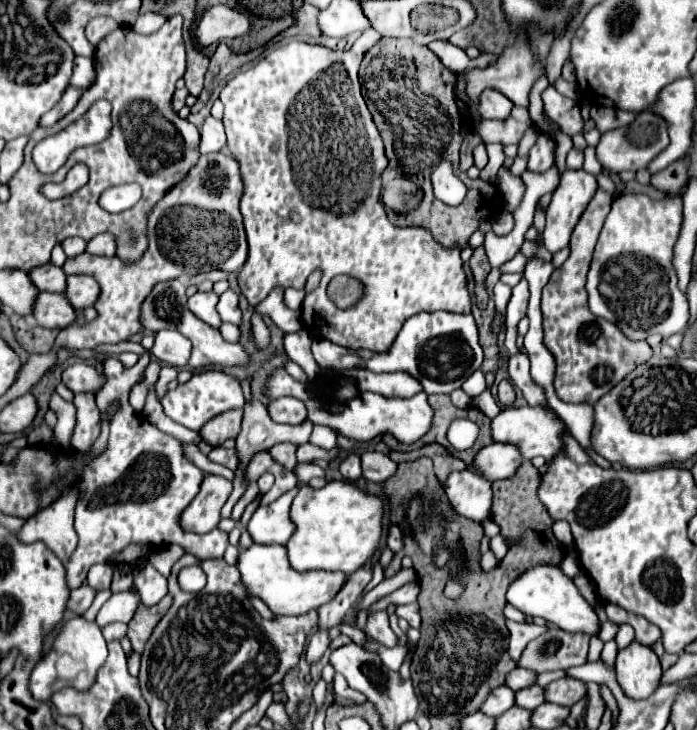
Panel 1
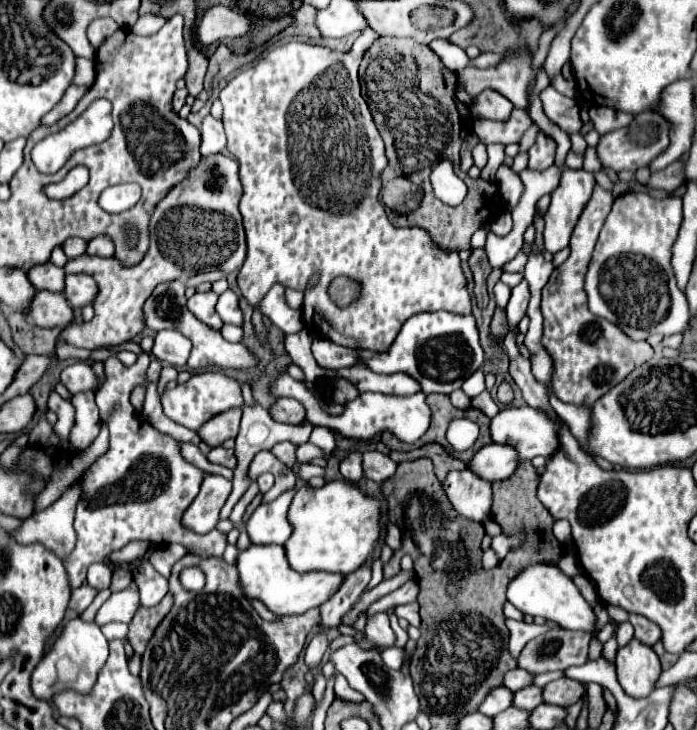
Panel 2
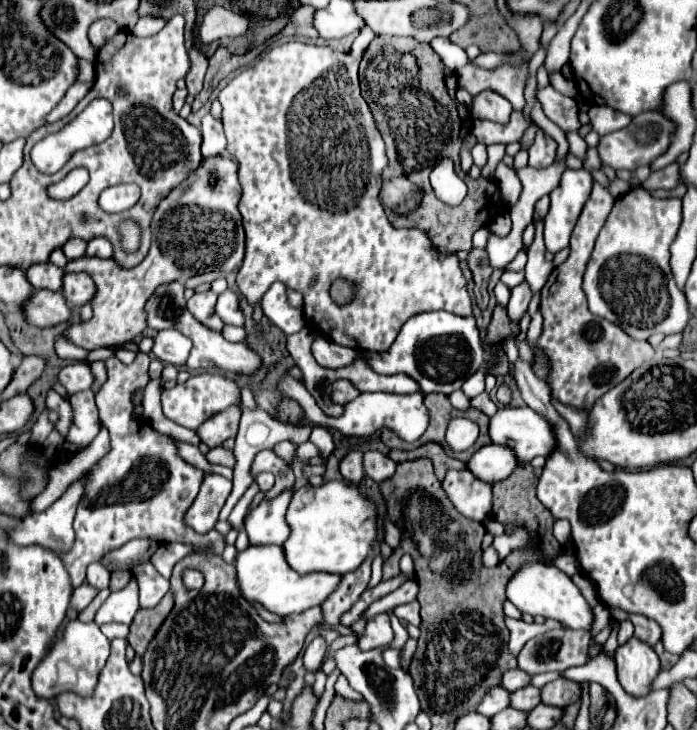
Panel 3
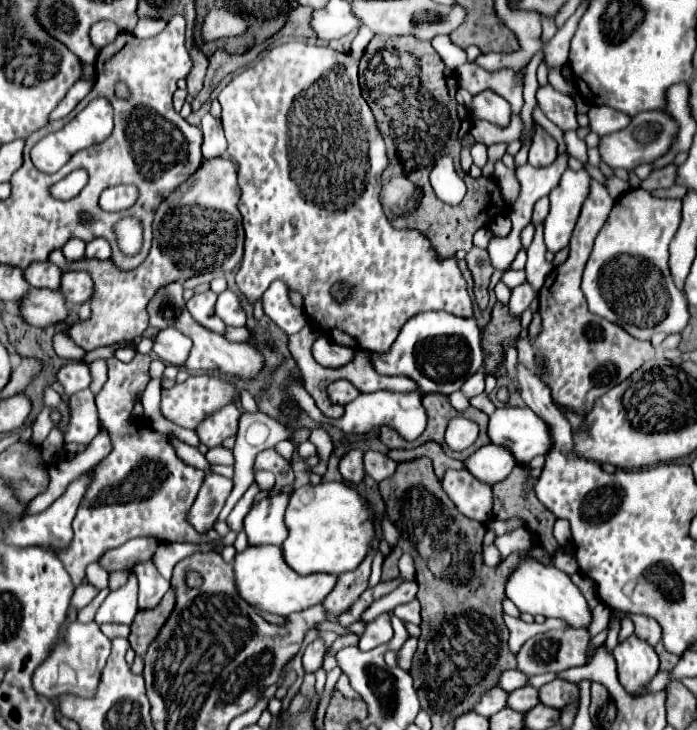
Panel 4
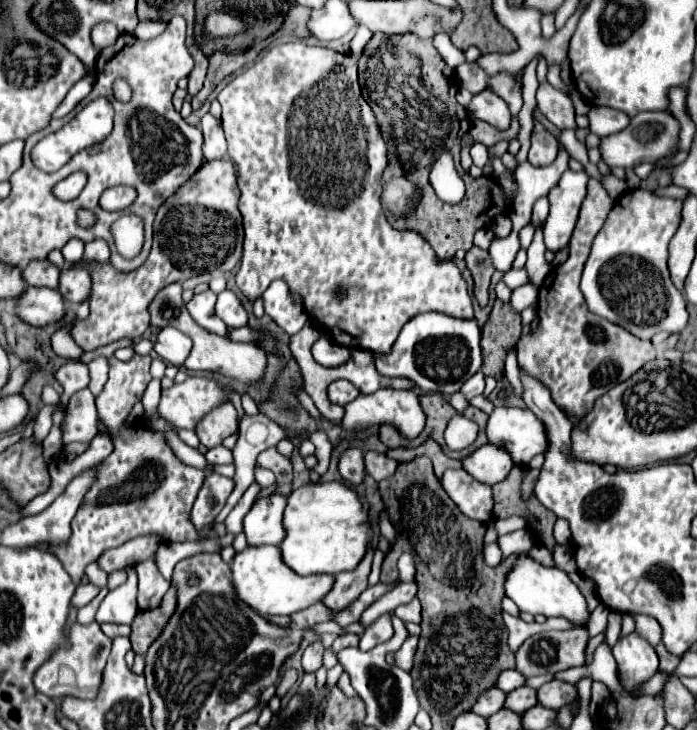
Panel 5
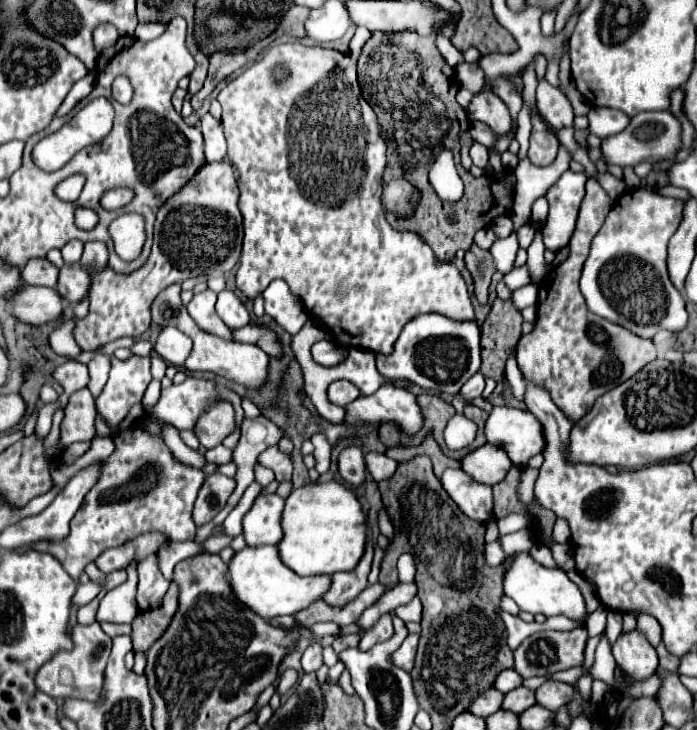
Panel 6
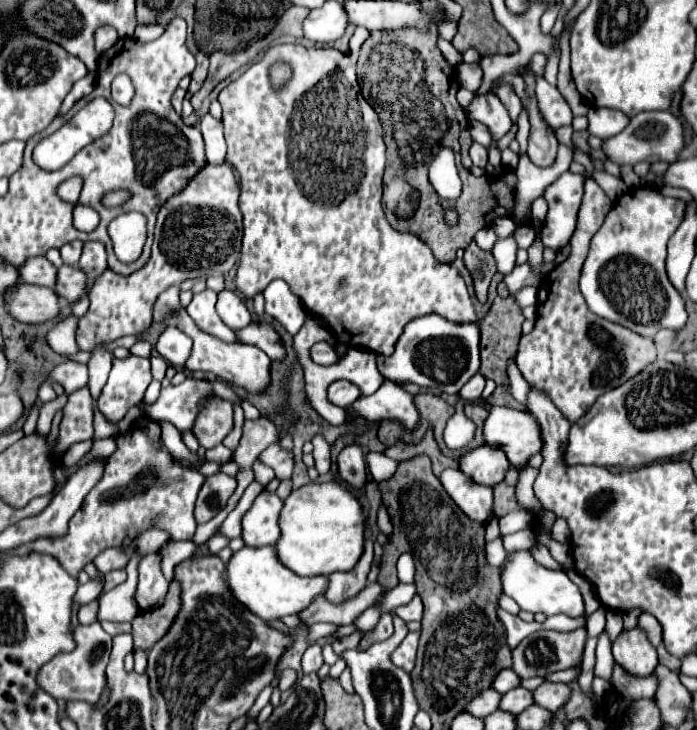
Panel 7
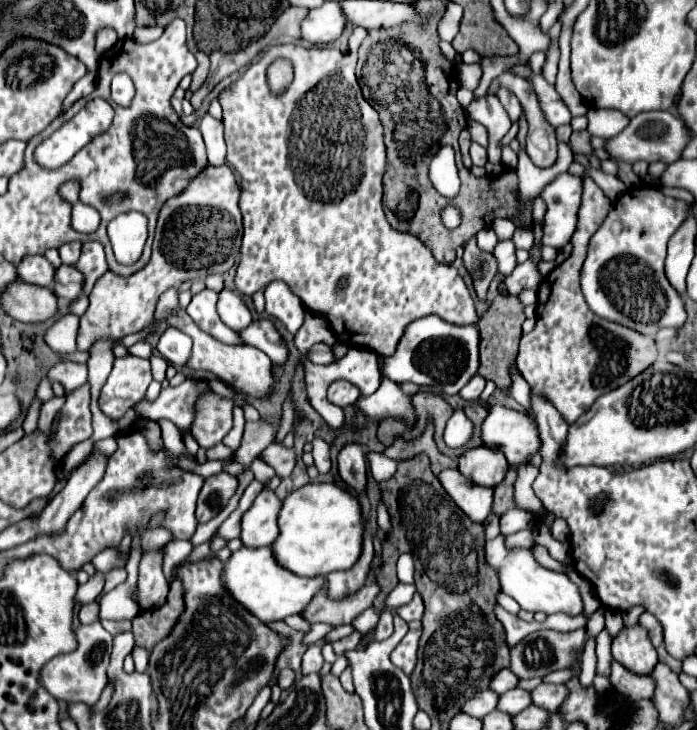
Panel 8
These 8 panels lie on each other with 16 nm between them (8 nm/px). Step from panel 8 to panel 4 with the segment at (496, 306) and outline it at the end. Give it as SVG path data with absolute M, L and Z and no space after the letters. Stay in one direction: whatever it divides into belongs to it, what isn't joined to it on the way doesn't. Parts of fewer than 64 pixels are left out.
M496 302L490 322L482 334L484 350L484 374L498 376L498 368L506 356L506 346L516 342L520 336L520 318L508 314L508 304Z

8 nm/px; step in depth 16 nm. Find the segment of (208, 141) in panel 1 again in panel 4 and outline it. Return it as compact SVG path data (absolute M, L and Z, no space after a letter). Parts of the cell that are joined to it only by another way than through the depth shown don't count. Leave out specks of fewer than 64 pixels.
M206 114L200 122L203 135L202 154L205 159L218 158L224 156L226 152L226 138L222 130L222 122L216 120L212 114Z

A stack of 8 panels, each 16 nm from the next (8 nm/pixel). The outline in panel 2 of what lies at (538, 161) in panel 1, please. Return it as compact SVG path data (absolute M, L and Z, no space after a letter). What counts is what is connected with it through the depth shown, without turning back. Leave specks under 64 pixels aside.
M540 130L538 136L536 136L536 142L534 142L534 146L528 150L528 154L530 154L528 166L530 166L530 168L536 168L536 170L544 170L544 168L548 168L548 166L554 164L556 142Z

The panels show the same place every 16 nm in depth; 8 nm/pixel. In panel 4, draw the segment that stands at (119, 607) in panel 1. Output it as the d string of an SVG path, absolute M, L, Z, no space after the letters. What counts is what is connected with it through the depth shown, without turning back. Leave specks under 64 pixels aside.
M128 570L128 582L118 588L112 590L106 600L102 602L102 606L98 608L96 614L96 622L104 624L104 622L120 622L120 624L130 624L138 612L138 580L134 570Z

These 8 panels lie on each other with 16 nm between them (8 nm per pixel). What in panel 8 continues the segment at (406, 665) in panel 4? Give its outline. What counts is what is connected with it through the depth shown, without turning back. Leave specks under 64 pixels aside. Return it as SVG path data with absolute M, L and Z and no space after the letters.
M408 630L408 634L400 640L400 644L392 650L390 660L394 666L398 666L400 670L404 670L406 676L412 674L414 666L416 666L416 650L418 650L418 640L420 640L422 630Z

